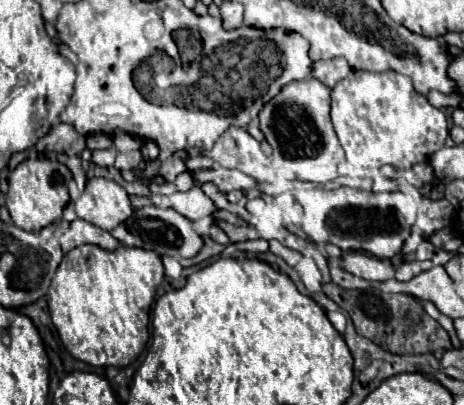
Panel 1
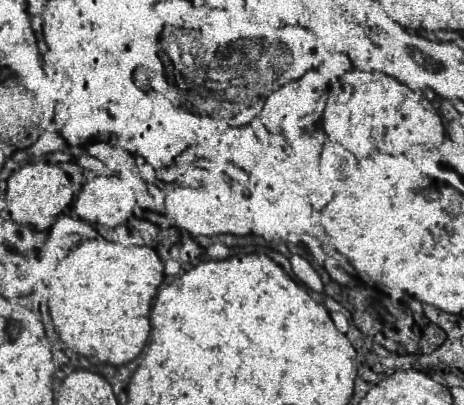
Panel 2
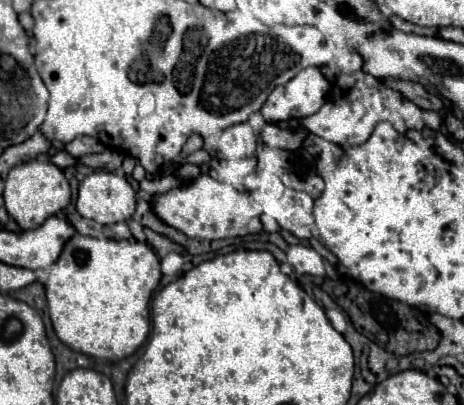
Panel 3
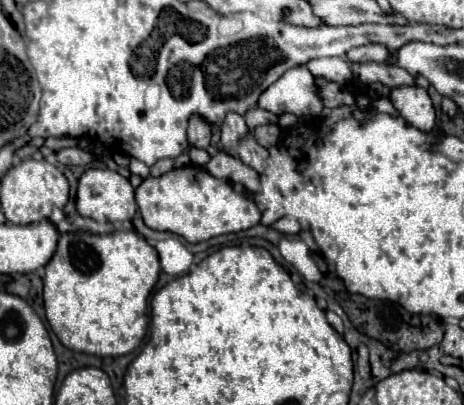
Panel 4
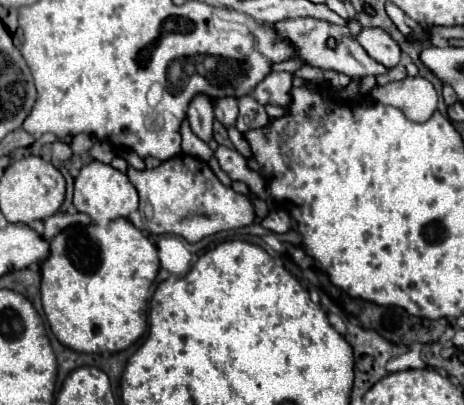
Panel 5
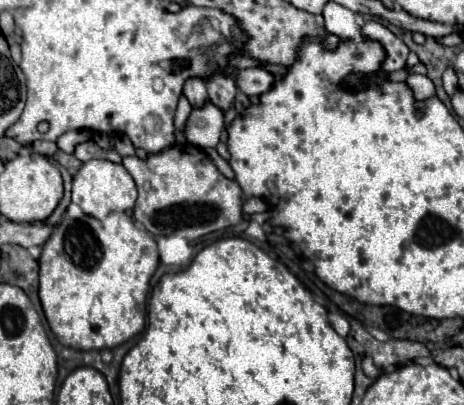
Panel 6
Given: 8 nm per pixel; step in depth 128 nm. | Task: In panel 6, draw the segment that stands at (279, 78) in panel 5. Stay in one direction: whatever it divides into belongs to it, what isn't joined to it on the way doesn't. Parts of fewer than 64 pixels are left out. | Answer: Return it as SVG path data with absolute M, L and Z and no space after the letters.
M248 68L248 70L238 70L234 74L238 90L242 90L246 96L260 96L262 92L268 92L270 86L274 84L274 78L268 70L264 68Z

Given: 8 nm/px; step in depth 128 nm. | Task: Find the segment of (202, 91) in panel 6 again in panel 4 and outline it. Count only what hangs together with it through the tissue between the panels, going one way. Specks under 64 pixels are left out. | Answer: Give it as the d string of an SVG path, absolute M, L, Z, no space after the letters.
M194 114L190 118L190 124L188 124L188 142L192 146L198 146L198 148L208 148L210 136L212 136L210 124L200 114Z

